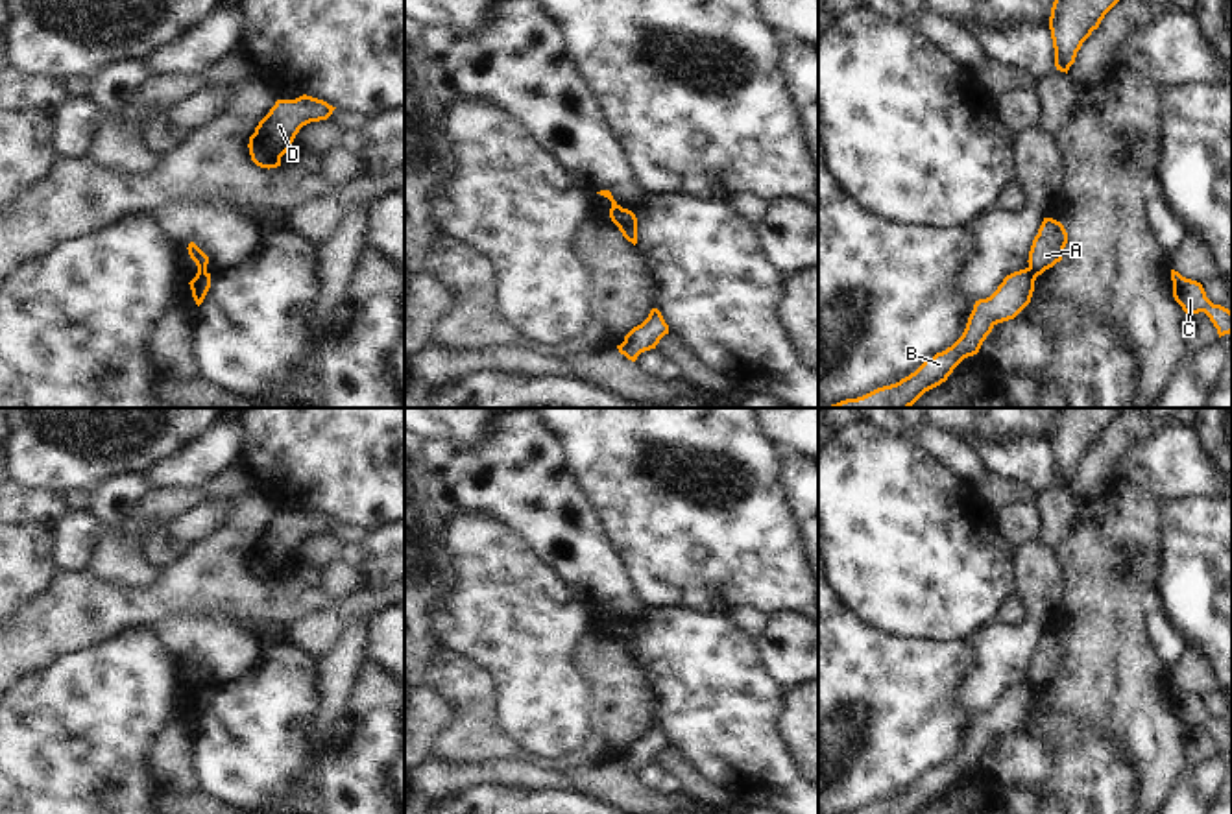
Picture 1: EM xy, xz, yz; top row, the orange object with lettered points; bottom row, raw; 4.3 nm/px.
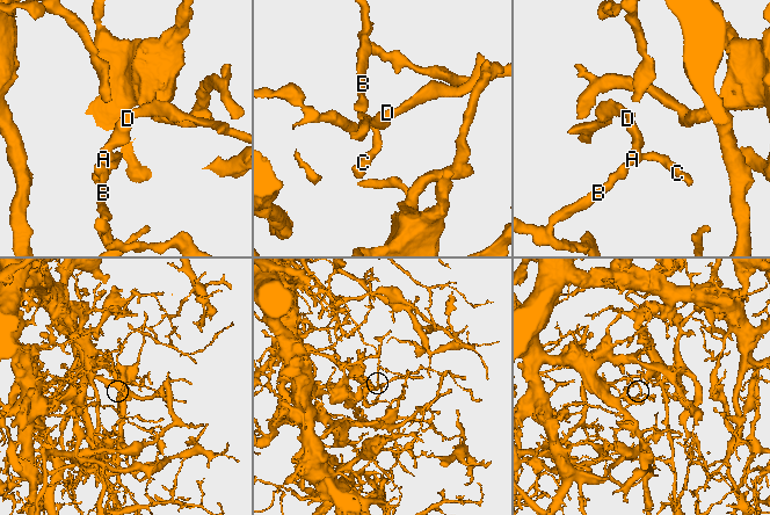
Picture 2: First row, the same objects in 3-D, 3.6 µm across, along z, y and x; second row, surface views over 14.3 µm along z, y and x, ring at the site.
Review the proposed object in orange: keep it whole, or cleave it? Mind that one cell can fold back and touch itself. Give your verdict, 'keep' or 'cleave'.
cleave

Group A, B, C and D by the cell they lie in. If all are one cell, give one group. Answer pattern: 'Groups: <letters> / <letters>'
Groups: A C D / B

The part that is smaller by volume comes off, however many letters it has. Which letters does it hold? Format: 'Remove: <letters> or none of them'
Remove: A, C, D

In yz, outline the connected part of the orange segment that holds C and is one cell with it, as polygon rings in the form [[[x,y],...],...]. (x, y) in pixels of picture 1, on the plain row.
[[[1171,683],[1173,711],[1182,720],[1186,729],[1204,725],[1219,751],[1232,746],[1232,725],[1221,718],[1214,718],[1201,696],[1182,690],[1178,685]]]

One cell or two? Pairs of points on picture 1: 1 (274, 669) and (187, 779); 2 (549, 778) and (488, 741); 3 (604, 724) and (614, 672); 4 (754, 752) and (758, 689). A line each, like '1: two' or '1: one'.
1: two
2: two
3: one
4: one

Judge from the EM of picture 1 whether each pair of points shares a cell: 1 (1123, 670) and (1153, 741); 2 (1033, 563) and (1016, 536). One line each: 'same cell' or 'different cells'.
1: same cell
2: different cells

